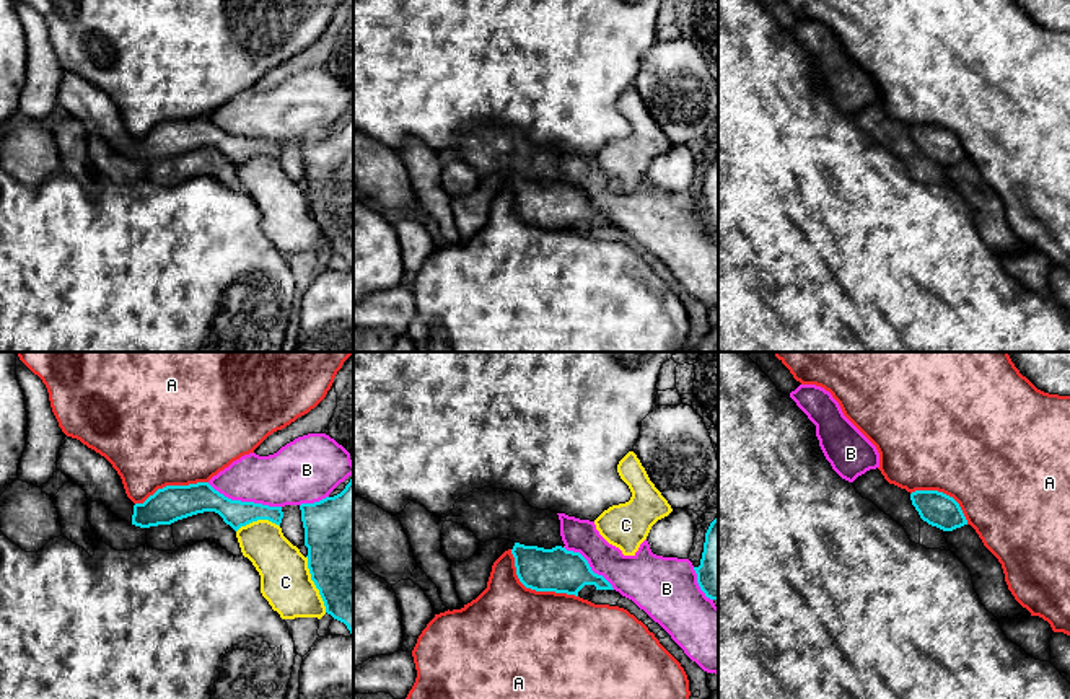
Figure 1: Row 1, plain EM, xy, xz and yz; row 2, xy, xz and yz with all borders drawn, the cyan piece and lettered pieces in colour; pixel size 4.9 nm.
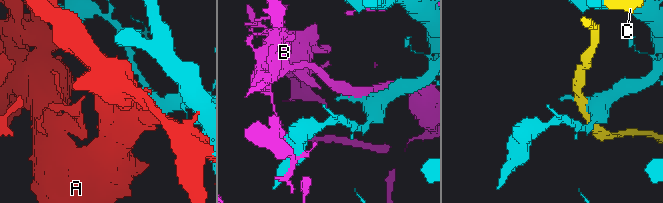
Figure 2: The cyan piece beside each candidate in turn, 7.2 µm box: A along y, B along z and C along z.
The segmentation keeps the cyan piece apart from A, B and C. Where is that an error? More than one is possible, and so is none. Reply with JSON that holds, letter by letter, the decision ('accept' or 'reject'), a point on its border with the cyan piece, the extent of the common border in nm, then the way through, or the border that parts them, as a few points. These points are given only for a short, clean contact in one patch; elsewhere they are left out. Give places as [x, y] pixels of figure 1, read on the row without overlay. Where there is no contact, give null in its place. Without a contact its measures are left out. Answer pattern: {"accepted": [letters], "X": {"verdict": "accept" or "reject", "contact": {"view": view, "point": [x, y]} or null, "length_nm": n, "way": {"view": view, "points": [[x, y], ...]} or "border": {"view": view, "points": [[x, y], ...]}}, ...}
{"accepted": [], "A": {"verdict": "reject", "contact": {"view": "xz", "point": [533, 224]}, "length_nm": 400}, "B": {"verdict": "reject", "contact": {"view": "xy", "point": [245, 137]}, "length_nm": 380}, "C": {"verdict": "reject", "contact": {"view": "xy", "point": [315, 219]}, "length_nm": 300}}

